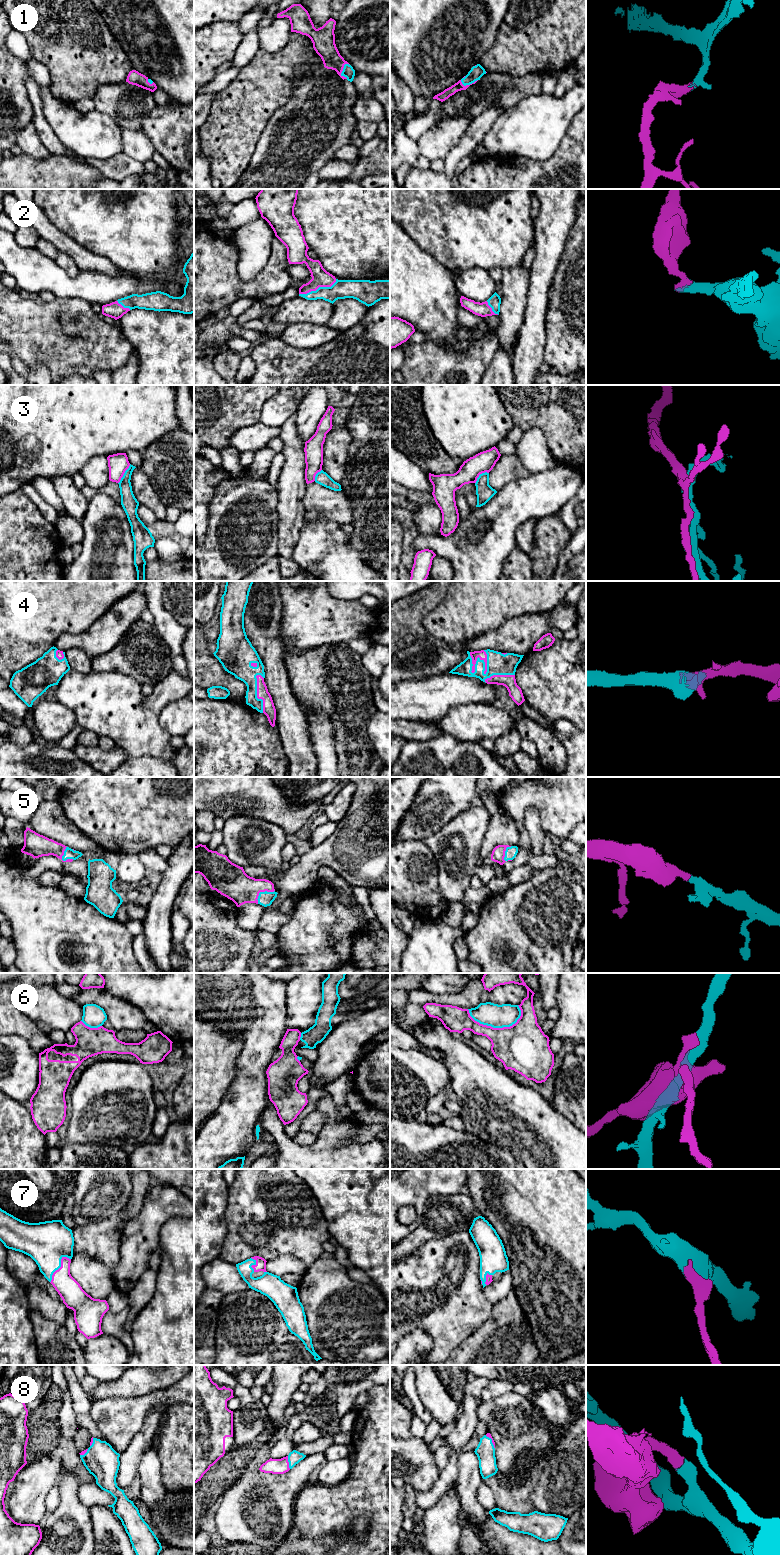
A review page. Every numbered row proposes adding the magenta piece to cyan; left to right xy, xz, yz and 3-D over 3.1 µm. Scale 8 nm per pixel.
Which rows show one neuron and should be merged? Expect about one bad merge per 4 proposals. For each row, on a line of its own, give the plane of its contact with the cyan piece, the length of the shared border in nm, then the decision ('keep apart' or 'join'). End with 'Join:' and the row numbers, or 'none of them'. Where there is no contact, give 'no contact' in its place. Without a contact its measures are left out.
1: contact in xz; length 130 nm; join
2: contact in xz; length 320 nm; join
3: contact in xy; length 190 nm; keep apart
4: contact in yz; length 220 nm; join
5: contact in xz; length 180 nm; join
6: contact in yz; length 440 nm; keep apart
7: contact in xy; length 260 nm; join
8: contact in xz; length 110 nm; join
Join: 1, 2, 4, 5, 7, 8

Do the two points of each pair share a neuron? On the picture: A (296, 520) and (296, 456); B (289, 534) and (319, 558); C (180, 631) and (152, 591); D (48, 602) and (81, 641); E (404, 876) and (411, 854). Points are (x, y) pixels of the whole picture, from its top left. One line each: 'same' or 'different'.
A: same
B: different
C: same
D: different
E: same

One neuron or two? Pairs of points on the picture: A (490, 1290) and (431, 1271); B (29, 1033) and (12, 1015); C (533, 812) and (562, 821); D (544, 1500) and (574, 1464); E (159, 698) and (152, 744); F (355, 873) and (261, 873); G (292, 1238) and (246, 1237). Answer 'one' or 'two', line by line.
A: two
B: one
C: two
D: one
E: two
F: one
G: one

